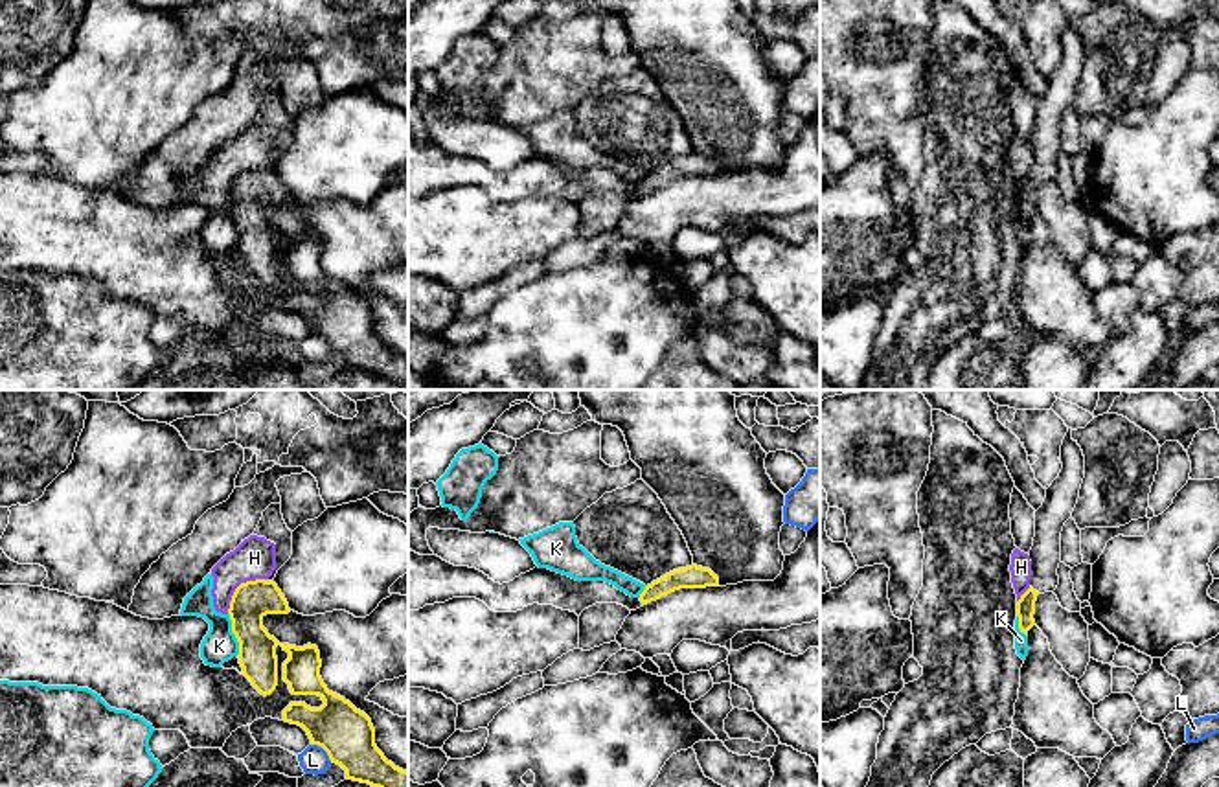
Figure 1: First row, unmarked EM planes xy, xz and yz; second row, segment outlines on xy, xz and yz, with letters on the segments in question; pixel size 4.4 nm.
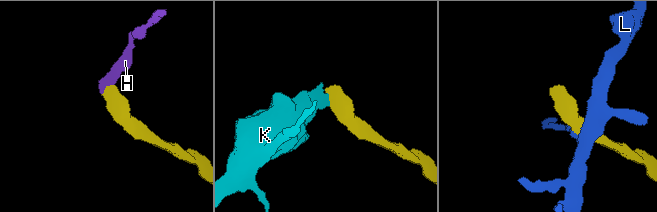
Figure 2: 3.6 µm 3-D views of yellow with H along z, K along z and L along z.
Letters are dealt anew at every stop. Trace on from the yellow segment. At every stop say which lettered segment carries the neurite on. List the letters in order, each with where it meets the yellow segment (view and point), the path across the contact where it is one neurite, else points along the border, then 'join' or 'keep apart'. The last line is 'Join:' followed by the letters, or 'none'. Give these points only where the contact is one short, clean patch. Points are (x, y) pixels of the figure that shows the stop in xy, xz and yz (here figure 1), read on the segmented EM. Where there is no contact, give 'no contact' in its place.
H: contact xy (238, 587); border xy (263, 578), (243, 581), (236, 589), (227, 613); keep apart
K: contact xy (234, 633); border xy (228, 613), (232, 633), (238, 640), (238, 655); keep apart
L: contact xy (324, 749); border xy (311, 743), (317, 743), (331, 762); keep apart
Join: none

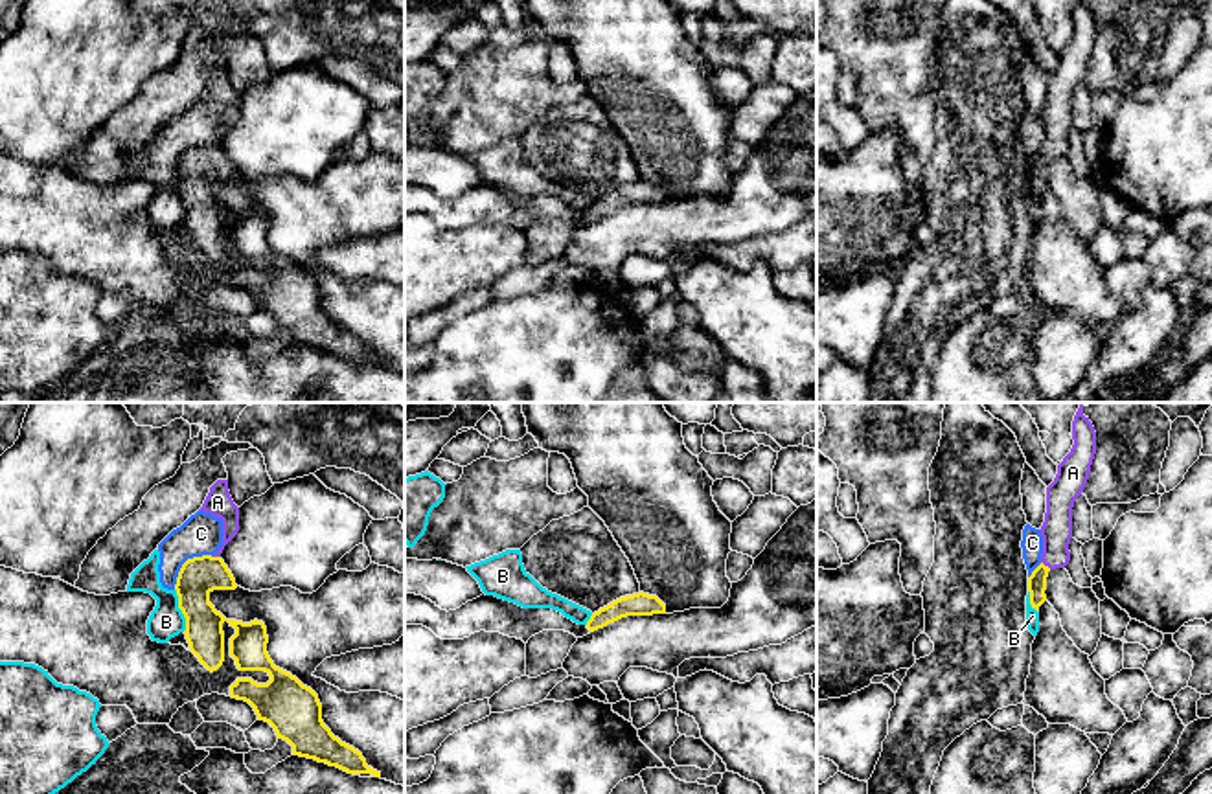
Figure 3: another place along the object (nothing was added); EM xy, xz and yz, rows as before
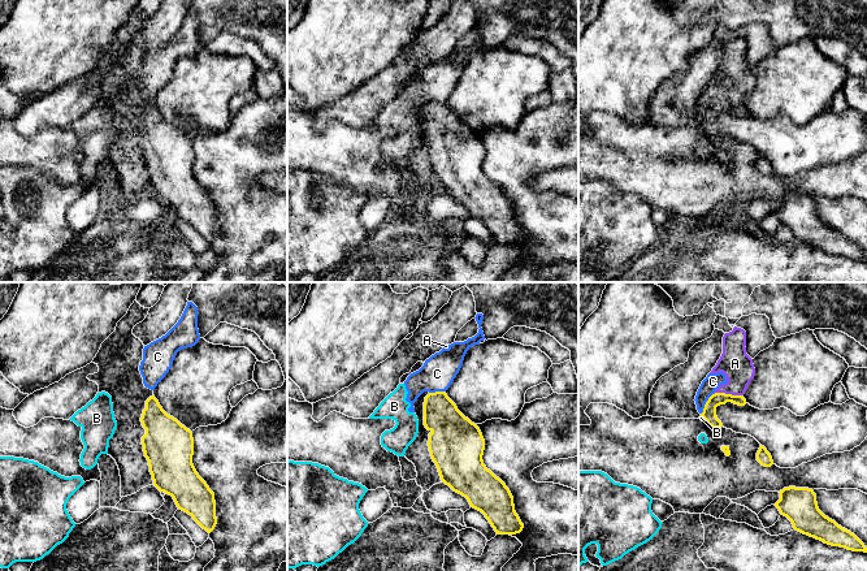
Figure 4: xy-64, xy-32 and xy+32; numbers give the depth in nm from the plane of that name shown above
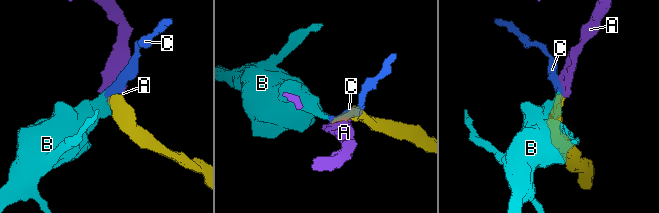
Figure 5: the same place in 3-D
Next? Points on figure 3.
A: contact xy (216, 557); way xy (199, 576), (216, 557), (228, 533), (217, 502); join
B: contact xy (181, 609); border xy (175, 589), (179, 609), (184, 616), (184, 631); keep apart
C: contact xy (184, 563); border xy (210, 554), (190, 557), (182, 565), (173, 589); keep apart
Join: A

